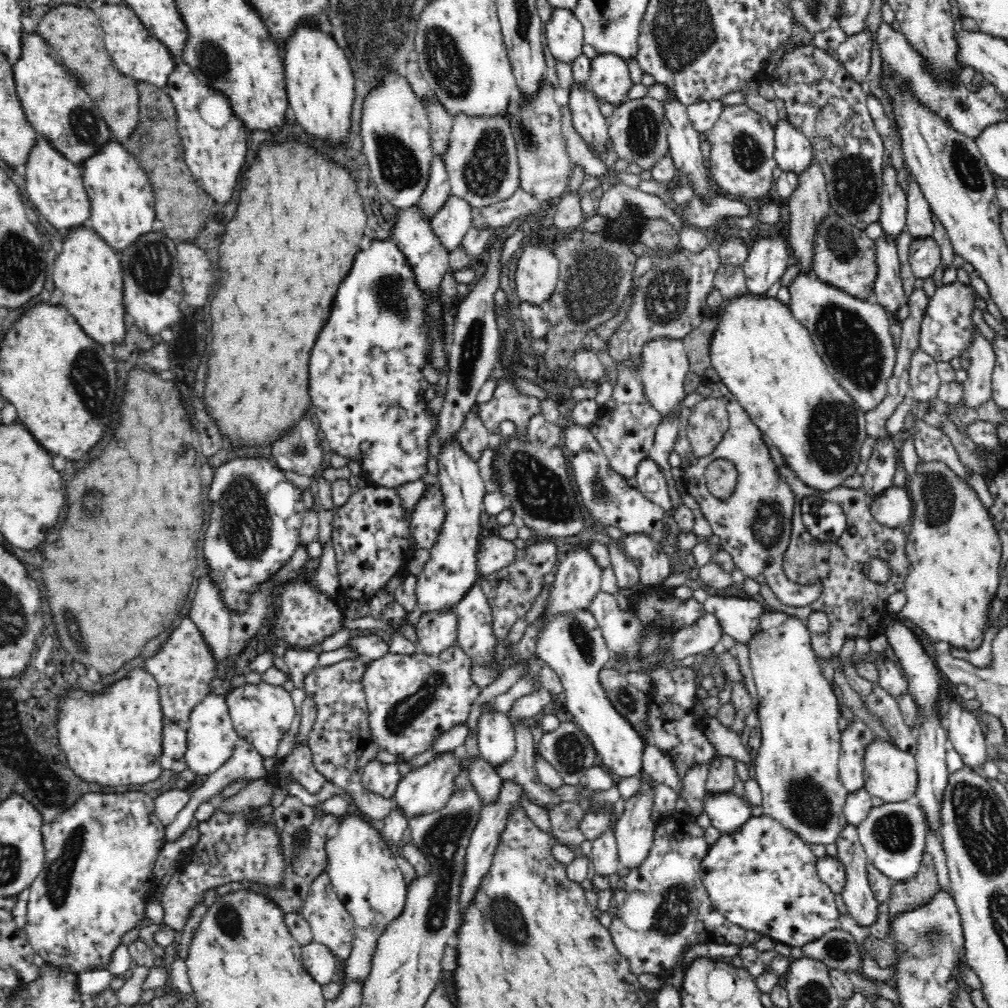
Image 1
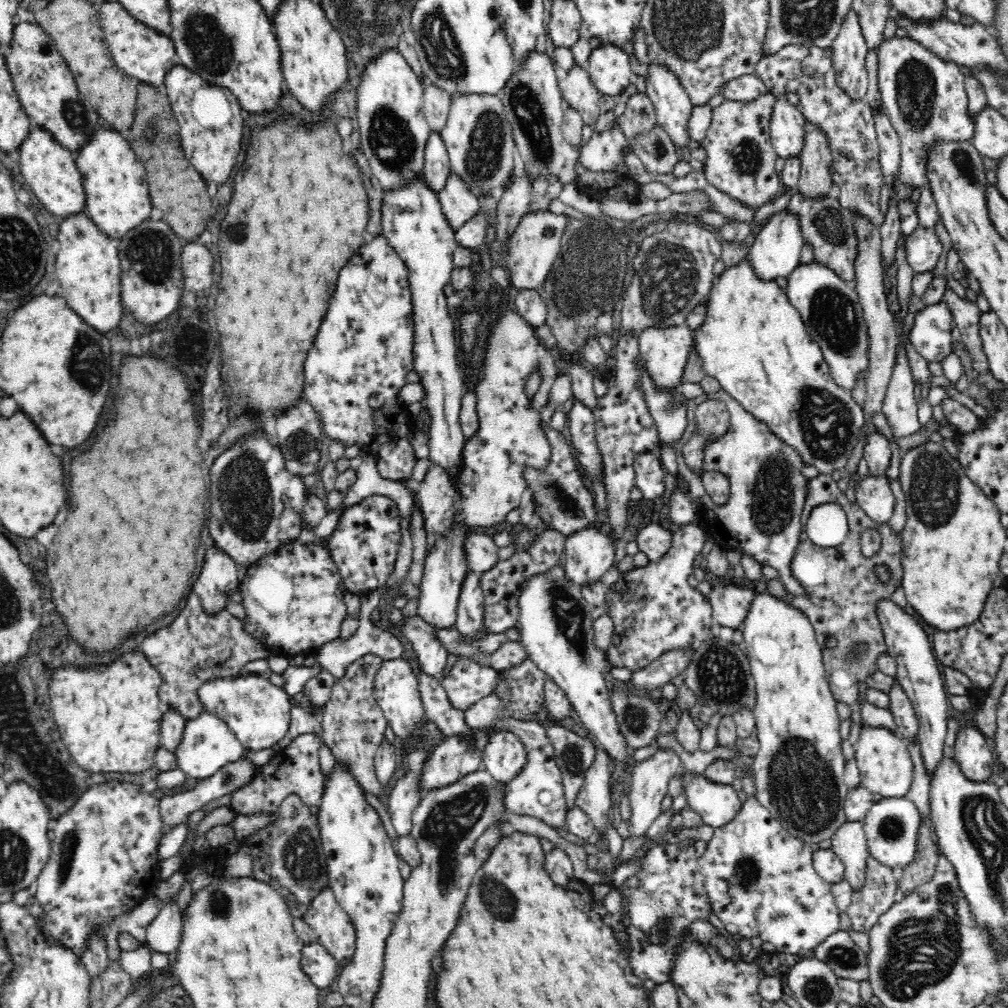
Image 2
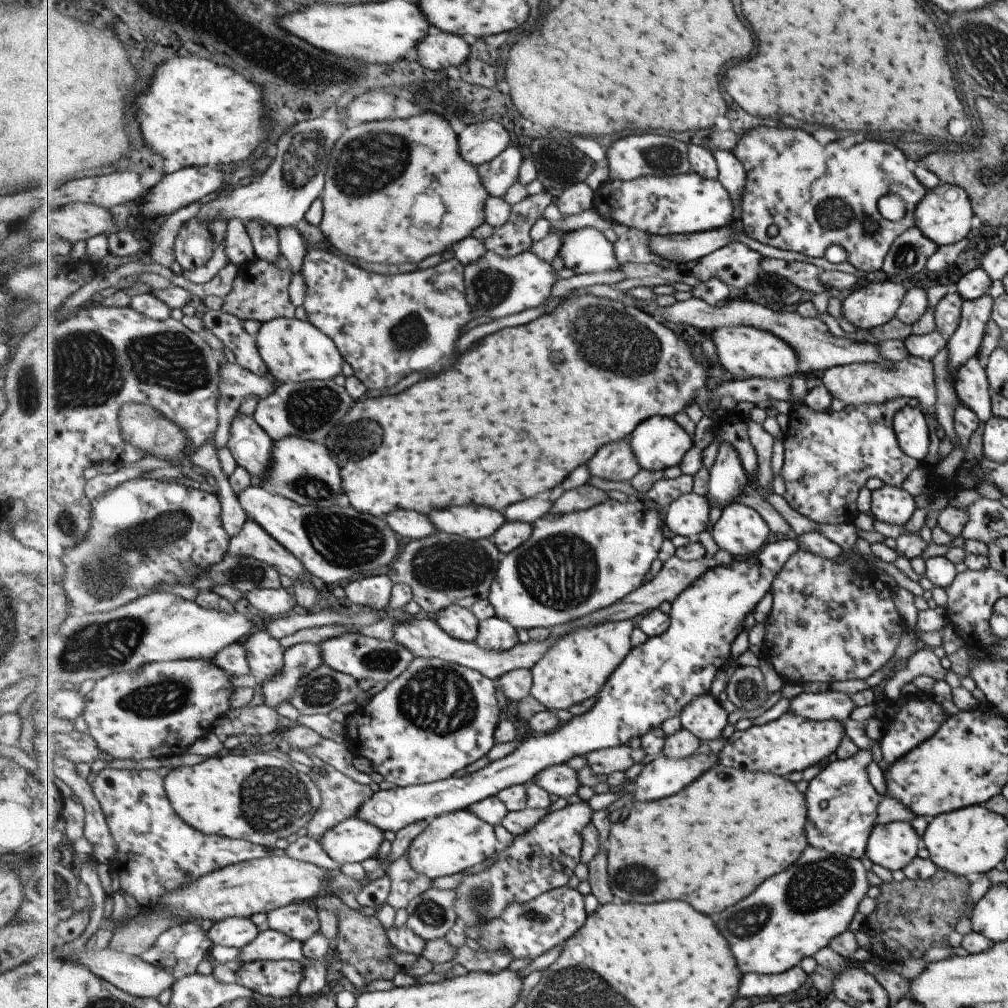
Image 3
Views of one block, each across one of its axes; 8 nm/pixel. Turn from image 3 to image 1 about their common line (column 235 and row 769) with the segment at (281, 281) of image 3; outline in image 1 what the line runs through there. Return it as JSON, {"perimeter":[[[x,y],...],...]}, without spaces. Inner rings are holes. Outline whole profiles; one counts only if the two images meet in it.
{"perimeter":[[[308,746],[302,749],[294,748],[292,754],[284,758],[284,764],[282,765],[283,770],[285,770],[285,772],[292,772],[292,775],[302,782],[302,785],[312,796],[318,796],[318,794],[322,792],[326,779],[316,773],[314,765],[310,760]]]}

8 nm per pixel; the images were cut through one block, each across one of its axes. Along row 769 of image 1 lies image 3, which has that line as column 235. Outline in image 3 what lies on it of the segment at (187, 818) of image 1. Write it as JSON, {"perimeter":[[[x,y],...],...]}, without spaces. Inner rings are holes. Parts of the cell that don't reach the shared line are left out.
{"perimeter":[[[230,221],[226,236],[225,246],[231,263],[242,267],[259,259],[252,236],[243,221]]]}

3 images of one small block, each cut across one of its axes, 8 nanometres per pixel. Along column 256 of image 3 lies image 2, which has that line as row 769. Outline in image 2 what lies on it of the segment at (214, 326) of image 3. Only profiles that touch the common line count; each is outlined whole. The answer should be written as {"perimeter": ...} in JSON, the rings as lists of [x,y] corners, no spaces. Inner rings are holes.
{"perimeter":[[[367,654],[350,662],[342,676],[333,676],[326,702],[321,706],[320,739],[334,755],[336,771],[346,772],[365,795],[377,797],[382,792],[383,785],[374,773],[375,753],[384,743],[383,735],[387,723],[383,713],[376,705],[372,695],[374,674],[380,666],[381,658],[374,654]]]}

